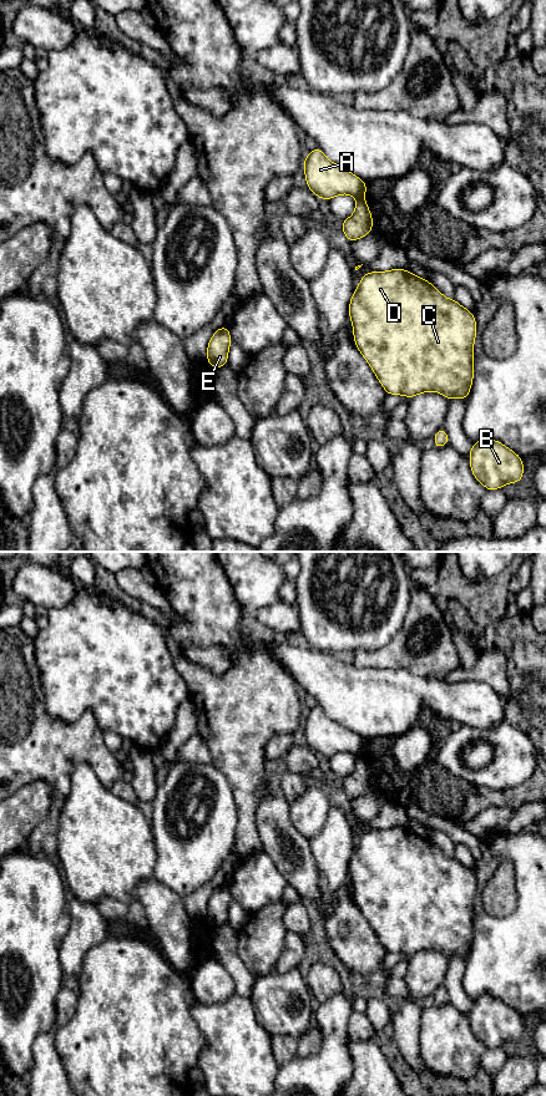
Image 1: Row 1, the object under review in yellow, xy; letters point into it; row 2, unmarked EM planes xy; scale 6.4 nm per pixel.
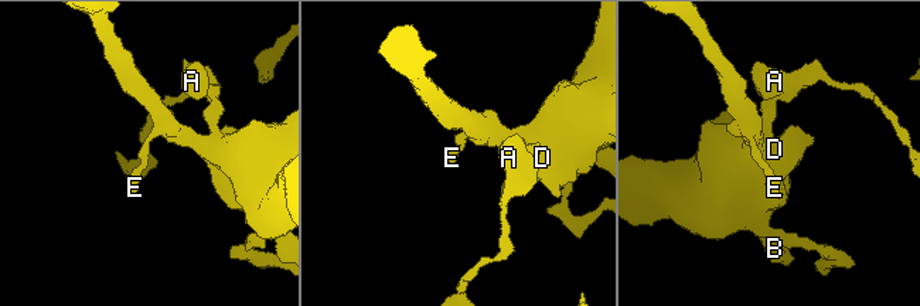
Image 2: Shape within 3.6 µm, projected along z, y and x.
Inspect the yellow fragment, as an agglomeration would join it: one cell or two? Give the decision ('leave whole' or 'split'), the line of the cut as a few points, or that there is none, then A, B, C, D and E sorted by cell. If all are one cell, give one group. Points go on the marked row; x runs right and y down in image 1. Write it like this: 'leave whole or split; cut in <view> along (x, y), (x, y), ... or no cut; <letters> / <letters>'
split; cut in xy along (363, 197), (357, 199); A / B C D E

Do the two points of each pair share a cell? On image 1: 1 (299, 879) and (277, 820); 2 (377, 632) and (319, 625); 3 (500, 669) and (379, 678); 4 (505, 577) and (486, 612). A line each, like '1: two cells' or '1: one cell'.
1: one cell
2: one cell
3: two cells
4: one cell

